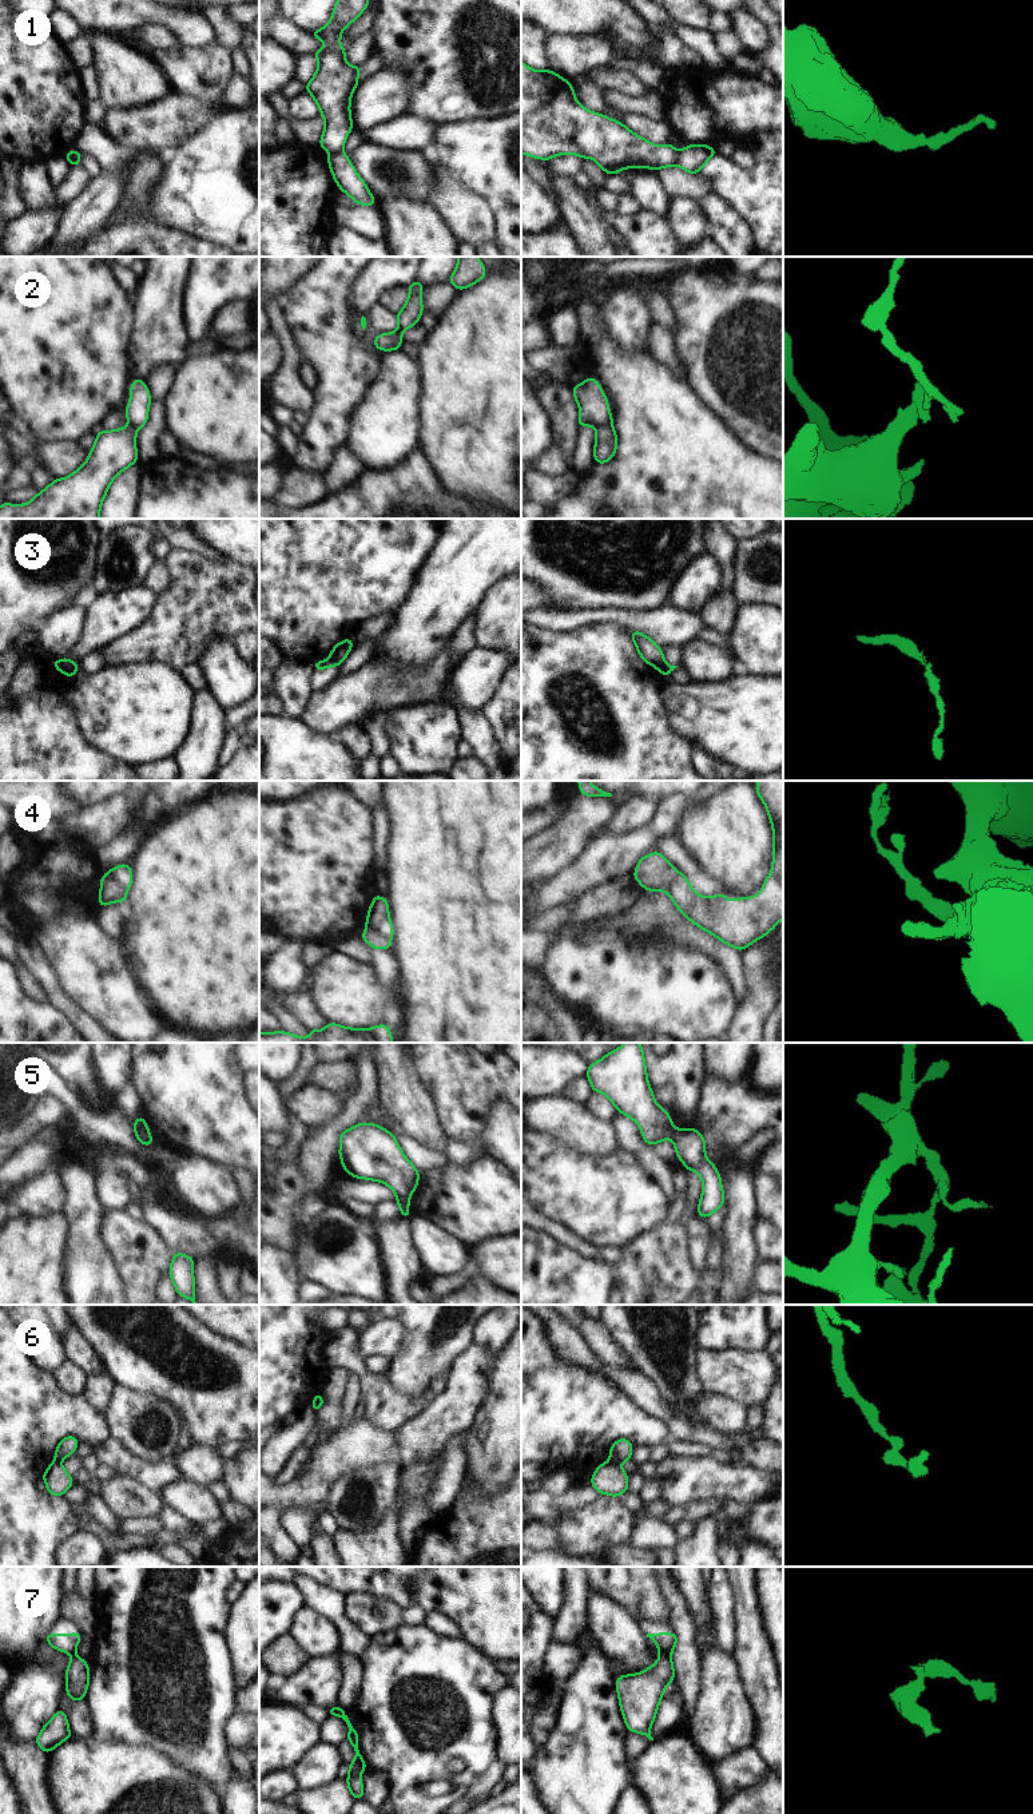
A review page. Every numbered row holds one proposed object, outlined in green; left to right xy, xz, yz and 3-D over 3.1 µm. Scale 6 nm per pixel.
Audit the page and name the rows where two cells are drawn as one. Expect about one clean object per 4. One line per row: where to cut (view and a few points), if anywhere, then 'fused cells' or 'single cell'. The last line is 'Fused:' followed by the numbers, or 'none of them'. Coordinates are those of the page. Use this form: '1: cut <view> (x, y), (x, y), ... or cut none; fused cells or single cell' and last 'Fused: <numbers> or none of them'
1: cut xz (342, 150), (332, 154); fused cells
2: cut yz (611, 423), (596, 429); fused cells
3: cut yz (664, 662), (662, 673); fused cells
4: cut xy (106, 873), (116, 880), (127, 892); fused cells
5: cut xy (147, 1128), (135, 1132); fused cells
6: cut yz (610, 1460), (618, 1464); fused cells
7: cut yz (670, 1654), (660, 1655); fused cells
Fused: 1, 2, 3, 4, 5, 6, 7

